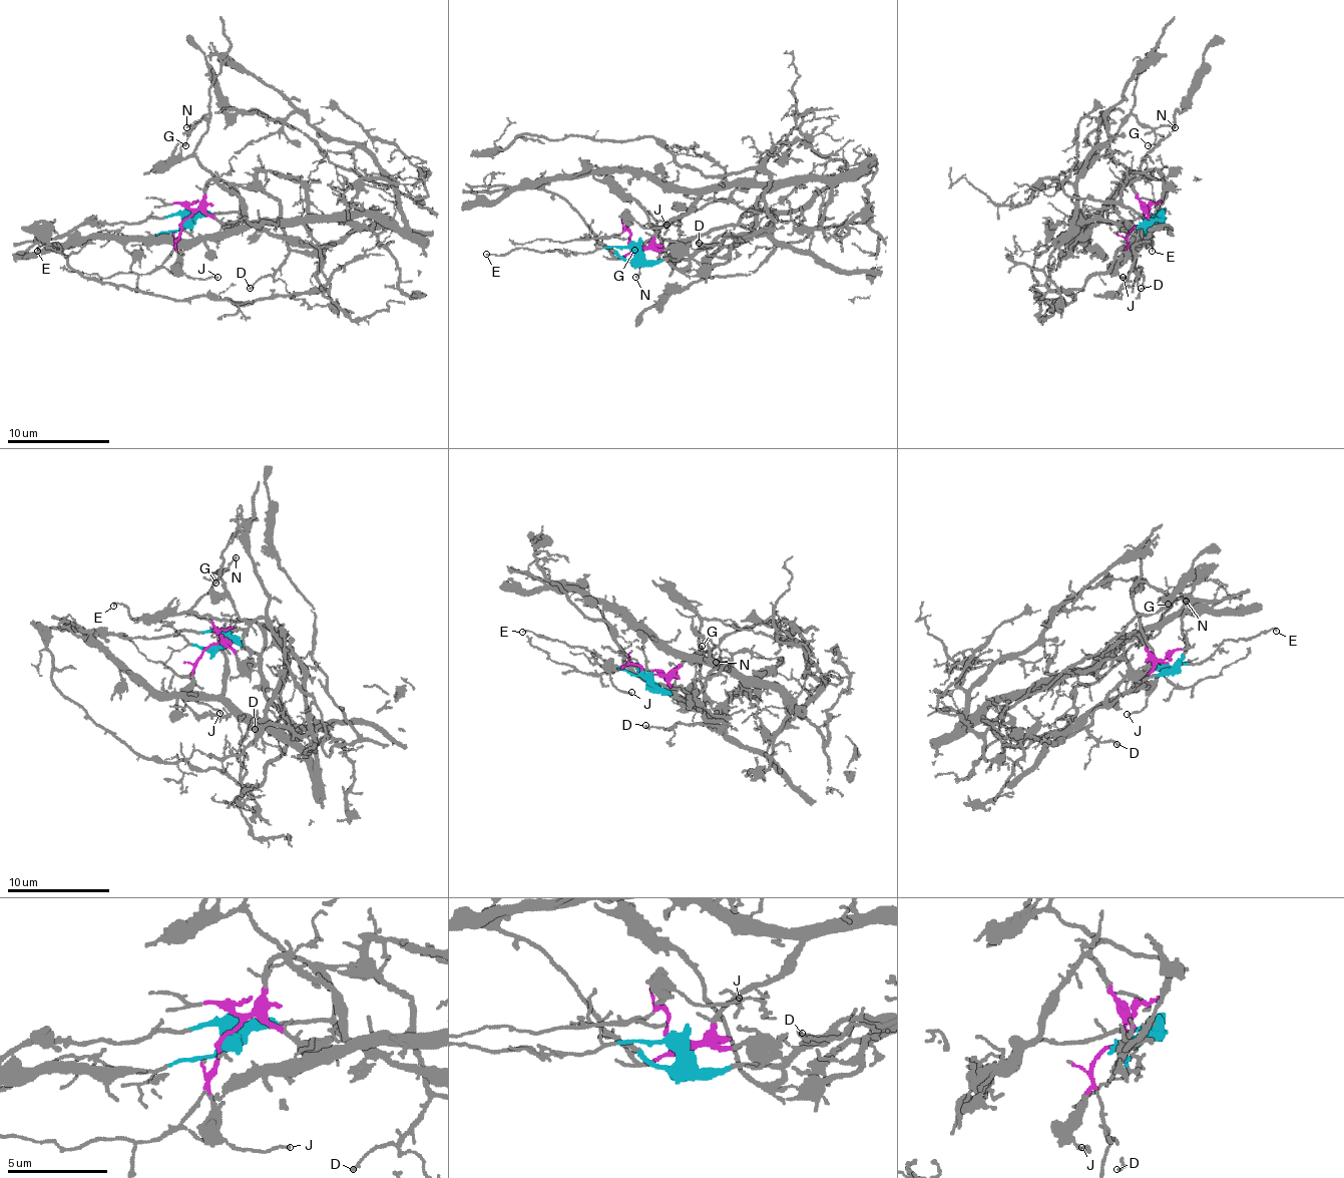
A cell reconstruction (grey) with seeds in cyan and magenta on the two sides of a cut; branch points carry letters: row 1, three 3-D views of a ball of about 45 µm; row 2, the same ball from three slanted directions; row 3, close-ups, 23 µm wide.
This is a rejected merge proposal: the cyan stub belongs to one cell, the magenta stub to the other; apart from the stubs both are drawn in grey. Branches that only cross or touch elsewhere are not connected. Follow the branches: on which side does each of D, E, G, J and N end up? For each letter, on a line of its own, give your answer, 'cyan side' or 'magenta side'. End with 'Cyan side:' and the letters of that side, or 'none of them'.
D: magenta side
E: cyan side
G: cyan side
J: magenta side
N: cyan side
Cyan side: E, G, N

